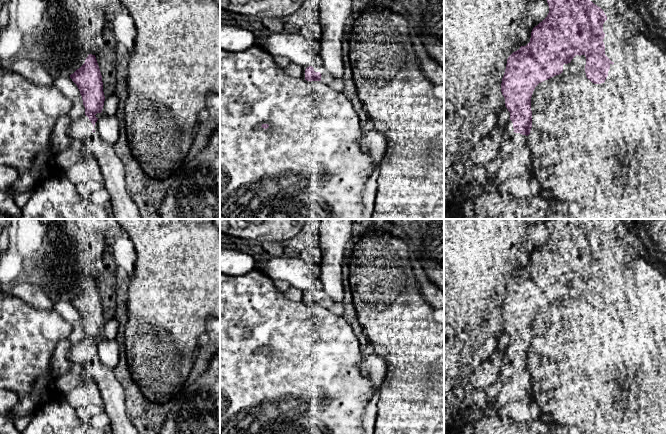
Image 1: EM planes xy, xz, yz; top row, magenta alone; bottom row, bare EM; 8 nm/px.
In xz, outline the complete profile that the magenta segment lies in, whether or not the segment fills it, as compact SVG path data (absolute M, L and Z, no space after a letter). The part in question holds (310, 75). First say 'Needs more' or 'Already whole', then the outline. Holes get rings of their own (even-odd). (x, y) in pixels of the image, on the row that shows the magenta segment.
Needs more. M317 59L311 66L305 70L305 80L307 81L321 81L326 85L333 86L334 78Z

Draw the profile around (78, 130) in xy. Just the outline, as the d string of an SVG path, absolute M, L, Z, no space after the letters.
M84 114L83 116L69 124L68 137L70 140L77 140L85 145L86 137L90 133L92 133L93 129L93 124Z

